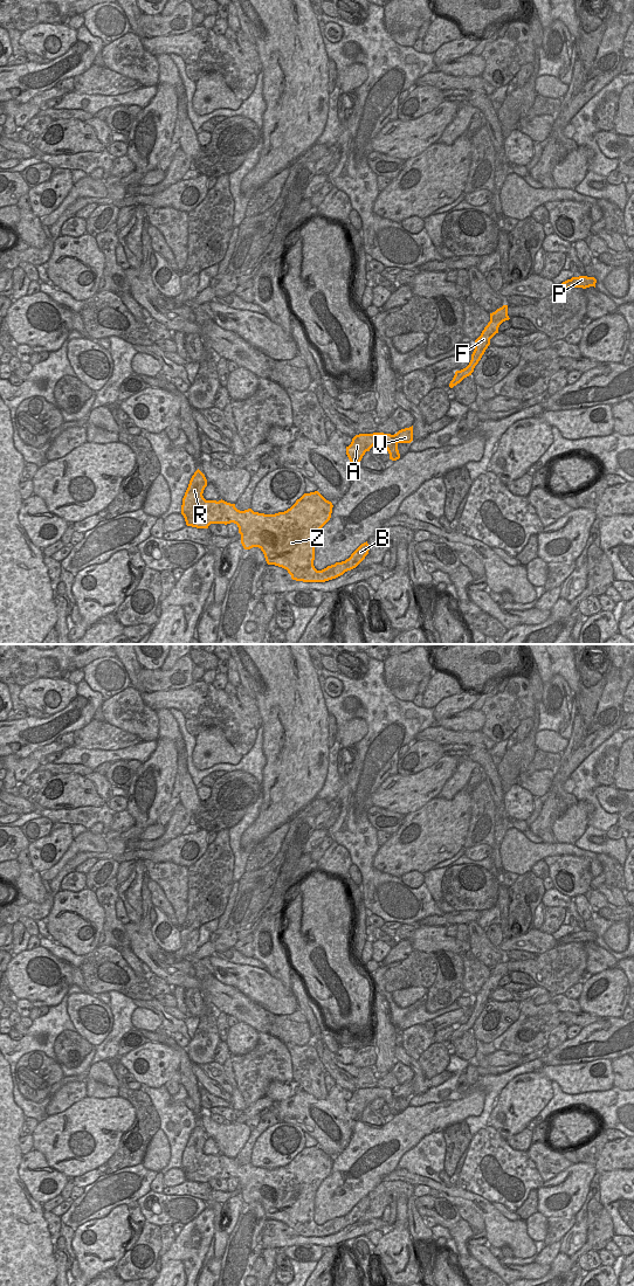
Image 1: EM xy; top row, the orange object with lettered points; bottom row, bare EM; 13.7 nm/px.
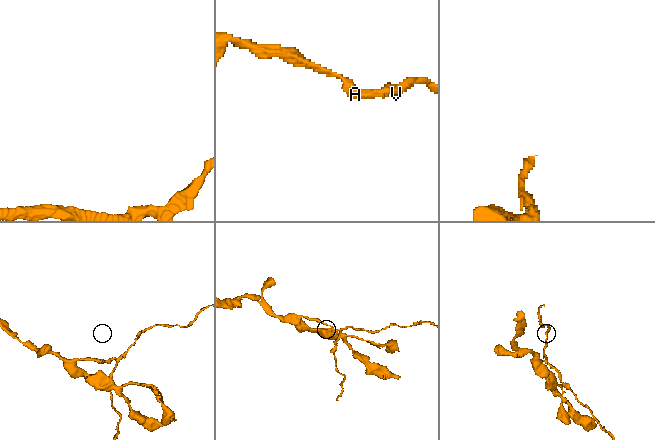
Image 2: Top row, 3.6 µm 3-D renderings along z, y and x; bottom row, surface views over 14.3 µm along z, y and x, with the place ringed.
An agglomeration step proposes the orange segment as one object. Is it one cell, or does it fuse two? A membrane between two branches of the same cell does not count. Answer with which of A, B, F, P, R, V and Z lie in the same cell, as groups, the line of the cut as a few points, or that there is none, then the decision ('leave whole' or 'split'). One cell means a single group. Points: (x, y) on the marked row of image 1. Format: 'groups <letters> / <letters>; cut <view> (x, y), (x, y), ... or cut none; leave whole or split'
groups A B R Z / F P V; cut xy (392, 435), (392, 444), (387, 449); split

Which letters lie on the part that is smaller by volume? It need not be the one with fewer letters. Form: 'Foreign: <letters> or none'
Foreign: F, P, V

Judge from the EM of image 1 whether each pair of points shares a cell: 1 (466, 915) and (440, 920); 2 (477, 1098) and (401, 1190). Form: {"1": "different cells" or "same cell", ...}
{"1": "same cell", "2": "different cells"}

